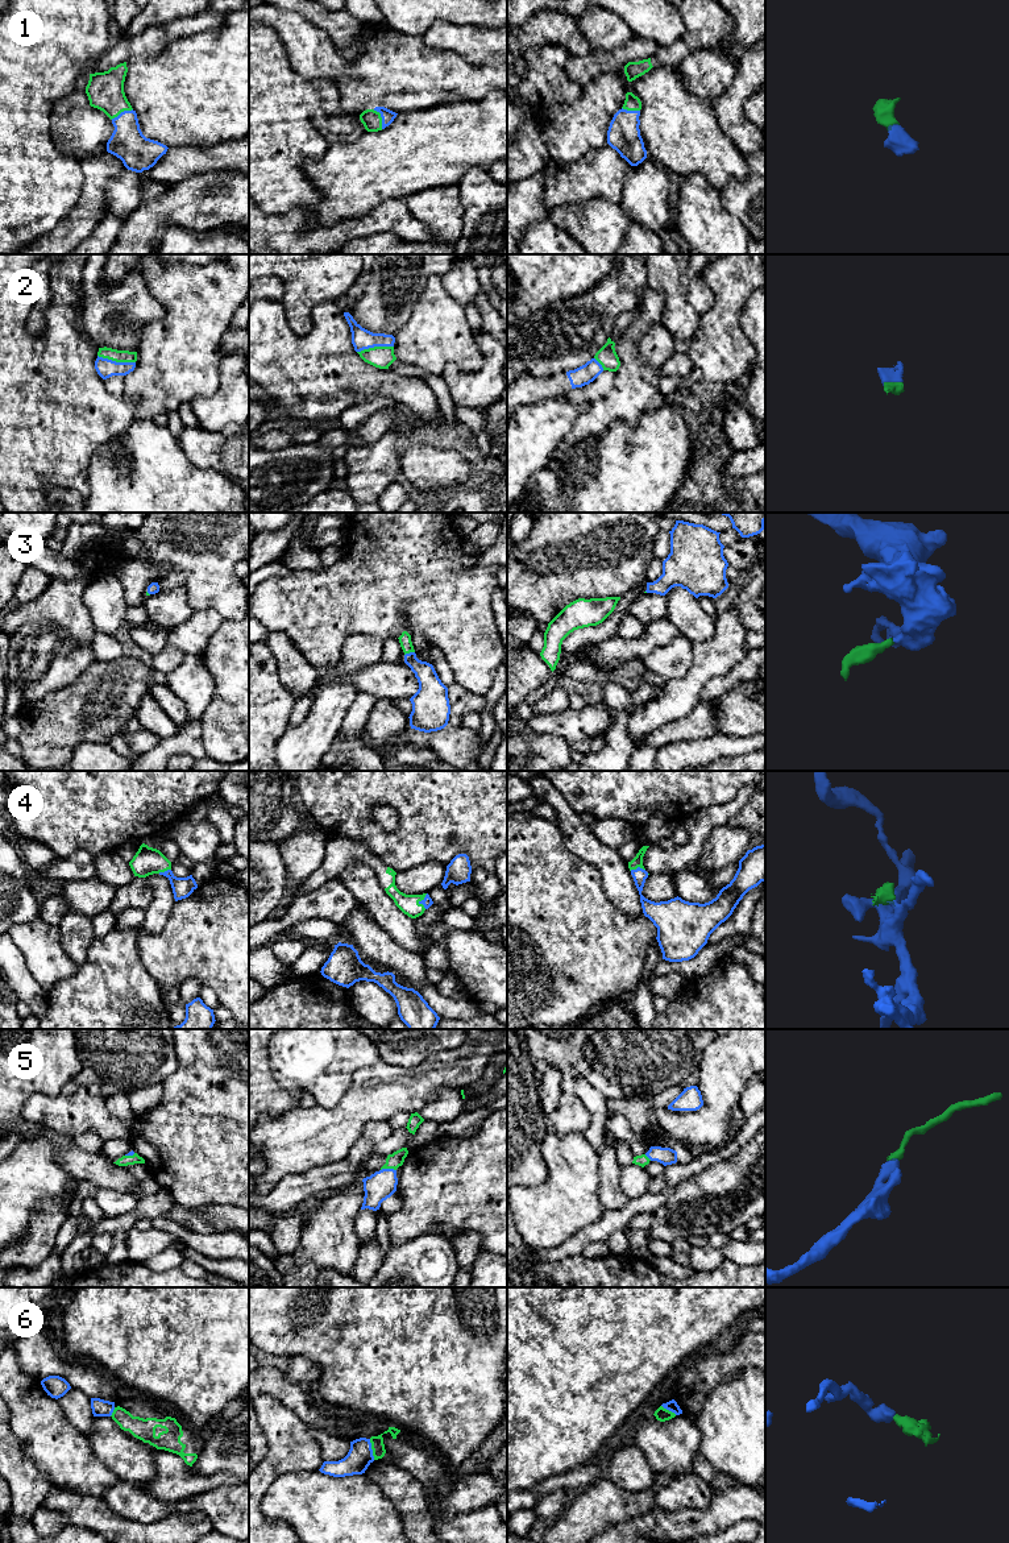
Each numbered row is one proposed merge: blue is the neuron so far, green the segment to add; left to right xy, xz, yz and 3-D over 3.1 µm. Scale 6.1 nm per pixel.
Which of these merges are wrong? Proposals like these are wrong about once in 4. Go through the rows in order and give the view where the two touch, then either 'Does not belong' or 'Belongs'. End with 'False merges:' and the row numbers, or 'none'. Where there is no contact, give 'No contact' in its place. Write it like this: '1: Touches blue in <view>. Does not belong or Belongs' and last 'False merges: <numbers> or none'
1: Touches blue in xz. Belongs
2: Touches blue in xy. Belongs
3: Touches blue in xz. Belongs
4: Touches blue in xz. Belongs
5: Touches blue in xz. Belongs
6: Touches blue in xz. Does not belong
False merges: 6

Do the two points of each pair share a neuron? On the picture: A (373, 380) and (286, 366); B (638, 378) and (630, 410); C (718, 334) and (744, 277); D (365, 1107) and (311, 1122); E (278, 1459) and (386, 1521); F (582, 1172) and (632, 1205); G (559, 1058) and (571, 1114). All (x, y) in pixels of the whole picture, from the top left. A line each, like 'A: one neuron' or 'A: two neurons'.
A: one neuron
B: one neuron
C: one neuron
D: one neuron
E: two neurons
F: two neurons
G: two neurons

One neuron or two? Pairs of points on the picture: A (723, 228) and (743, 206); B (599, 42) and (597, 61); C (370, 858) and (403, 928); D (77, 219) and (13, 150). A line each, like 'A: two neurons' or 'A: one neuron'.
A: two neurons
B: two neurons
C: two neurons
D: two neurons

